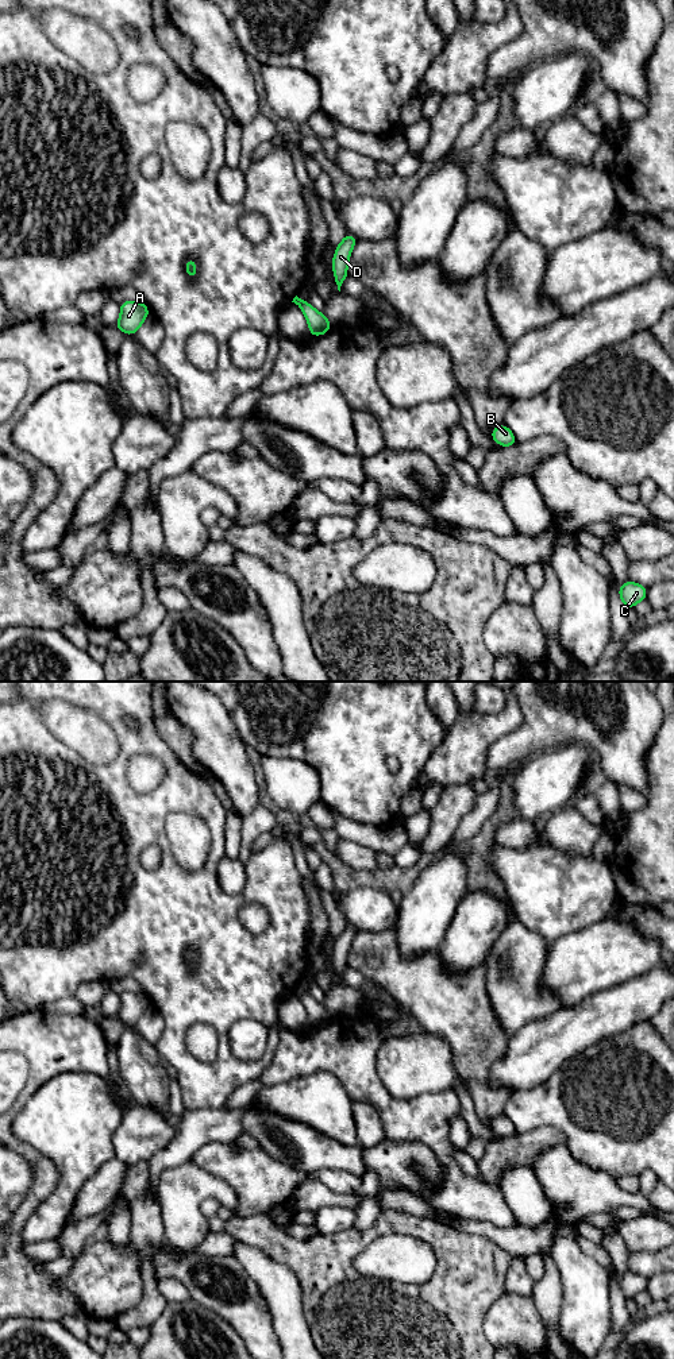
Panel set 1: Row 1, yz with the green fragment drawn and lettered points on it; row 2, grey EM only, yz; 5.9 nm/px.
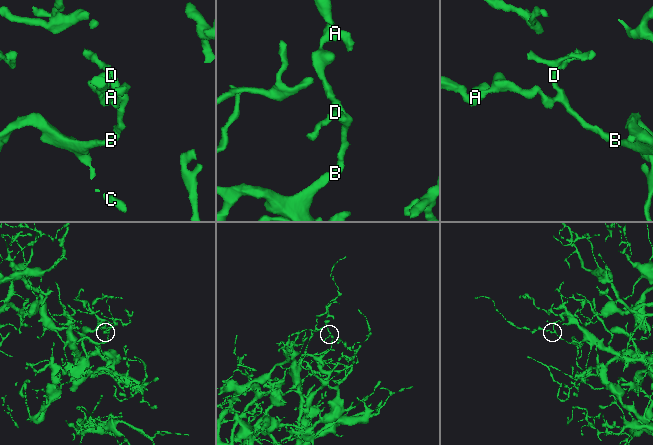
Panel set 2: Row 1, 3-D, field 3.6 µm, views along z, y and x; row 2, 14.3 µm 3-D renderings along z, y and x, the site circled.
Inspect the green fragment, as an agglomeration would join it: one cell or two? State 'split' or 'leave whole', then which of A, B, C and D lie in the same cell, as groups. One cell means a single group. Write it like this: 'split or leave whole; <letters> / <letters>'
leave whole; A B C D

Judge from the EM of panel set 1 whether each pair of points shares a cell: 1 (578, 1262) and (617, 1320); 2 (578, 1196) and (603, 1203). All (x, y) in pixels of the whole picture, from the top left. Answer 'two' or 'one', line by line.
1: two
2: one

